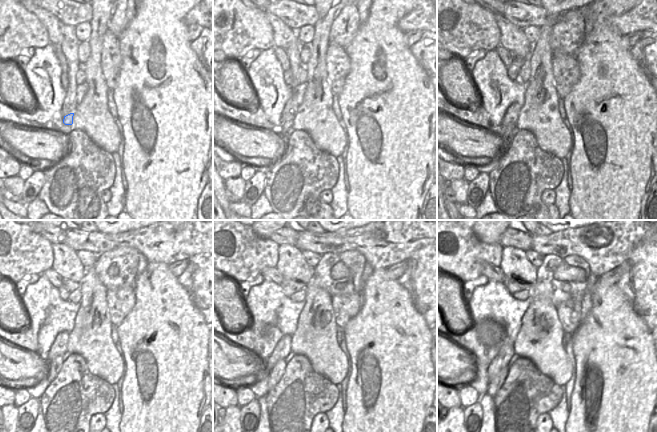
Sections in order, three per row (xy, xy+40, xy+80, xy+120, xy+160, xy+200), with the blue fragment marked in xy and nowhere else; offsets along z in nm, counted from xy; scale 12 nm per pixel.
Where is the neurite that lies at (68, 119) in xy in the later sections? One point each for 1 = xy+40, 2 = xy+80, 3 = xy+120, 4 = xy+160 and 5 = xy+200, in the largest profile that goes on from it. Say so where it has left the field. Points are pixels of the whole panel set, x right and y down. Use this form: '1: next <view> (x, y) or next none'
1: next xy+40 (282, 131)
2: next xy+80 (505, 131)
3: next xy+120 (56, 364)
4: next xy+160 (275, 375)
5: next xy+200 (494, 386)

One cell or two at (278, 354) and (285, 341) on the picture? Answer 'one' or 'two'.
one

